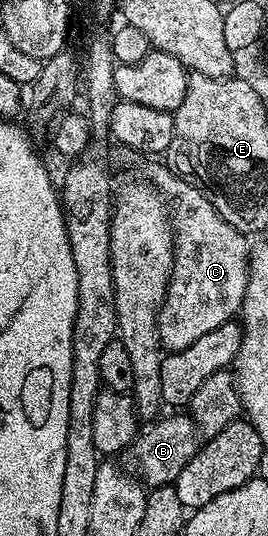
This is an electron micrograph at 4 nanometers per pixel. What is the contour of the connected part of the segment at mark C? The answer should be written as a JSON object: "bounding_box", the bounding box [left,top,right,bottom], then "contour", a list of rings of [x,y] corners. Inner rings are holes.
{"bounding_box":[151,167,251,352],"contour":[[[168,167],[155,169],[151,180],[171,205],[173,222],[173,273],[157,315],[157,329],[162,349],[178,352],[240,313],[247,290],[251,244],[245,241],[246,233],[227,223],[200,190]]]}

